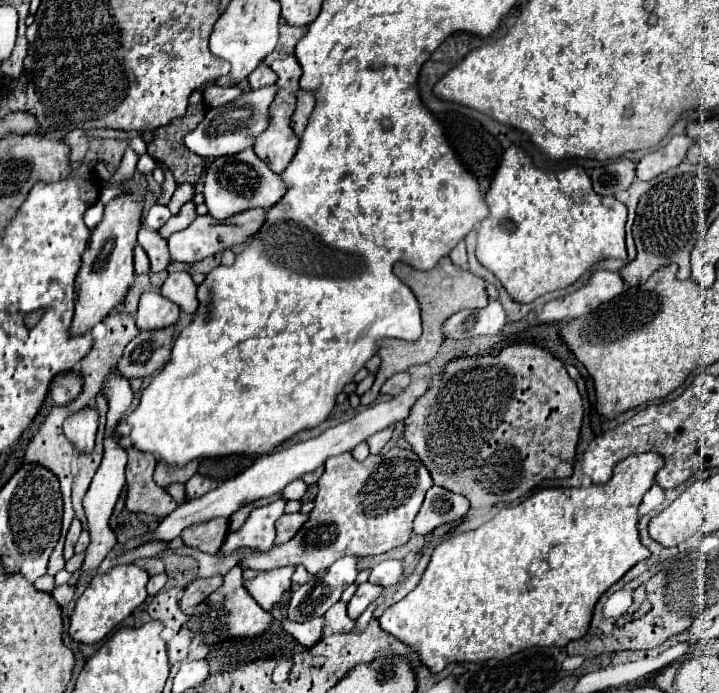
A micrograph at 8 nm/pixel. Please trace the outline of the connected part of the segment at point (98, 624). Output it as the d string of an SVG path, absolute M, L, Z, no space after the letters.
M114 566L108 574L98 574L90 580L82 596L76 600L74 612L68 618L68 636L76 642L94 644L100 642L108 632L112 632L124 618L128 618L144 600L146 600L146 582L148 574L134 566Z

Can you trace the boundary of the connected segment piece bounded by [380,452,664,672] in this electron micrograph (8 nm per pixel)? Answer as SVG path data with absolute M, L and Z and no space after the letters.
M654 452L628 456L626 460L616 464L610 482L606 482L606 484L592 484L588 488L544 488L544 490L538 490L536 494L526 498L522 504L500 510L492 520L488 520L480 528L468 530L468 532L452 536L450 540L444 540L442 544L438 544L434 548L434 554L430 558L430 564L422 576L420 584L408 596L404 596L400 602L396 602L388 610L384 610L384 614L380 616L382 630L388 632L390 636L394 636L396 640L402 640L402 644L414 648L420 662L432 672L442 672L452 662L482 662L482 660L490 660L490 658L496 658L496 660L506 658L506 656L518 654L518 652L532 648L532 646L562 648L570 640L584 636L588 632L592 610L594 610L594 604L598 602L598 598L614 582L618 582L636 562L646 560L650 556L650 550L646 546L642 546L642 542L638 538L638 506L642 502L642 496L654 484L654 476L662 466L664 466L662 456L658 456Z

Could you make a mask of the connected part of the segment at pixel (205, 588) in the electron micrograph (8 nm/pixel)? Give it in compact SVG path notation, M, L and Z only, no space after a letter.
M216 574L216 576L210 576L210 578L200 578L196 576L186 588L184 588L184 594L180 598L180 608L182 612L190 614L192 608L196 604L200 604L202 600L206 600L218 586L222 584L222 576Z

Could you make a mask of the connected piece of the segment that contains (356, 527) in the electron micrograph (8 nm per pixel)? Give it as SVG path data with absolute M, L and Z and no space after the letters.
M390 448L386 454L368 456L364 462L358 462L352 458L350 452L332 456L326 460L326 472L318 480L318 496L314 500L314 510L310 512L310 518L306 524L298 530L298 534L280 544L270 548L268 552L246 552L238 566L266 572L282 566L304 566L310 574L316 574L318 570L330 568L334 560L342 556L372 556L372 554L384 554L392 548L398 548L408 542L412 534L412 522L422 506L426 490L432 486L432 476L422 464L422 460L408 448Z

